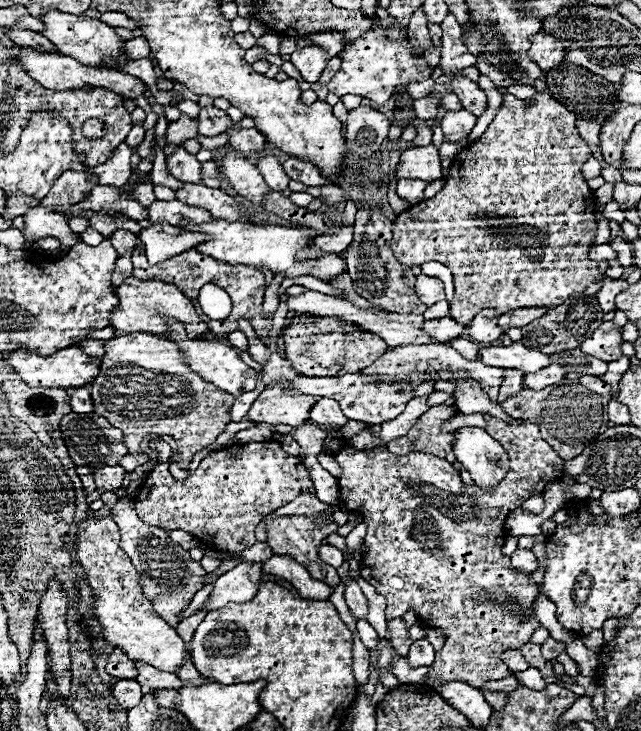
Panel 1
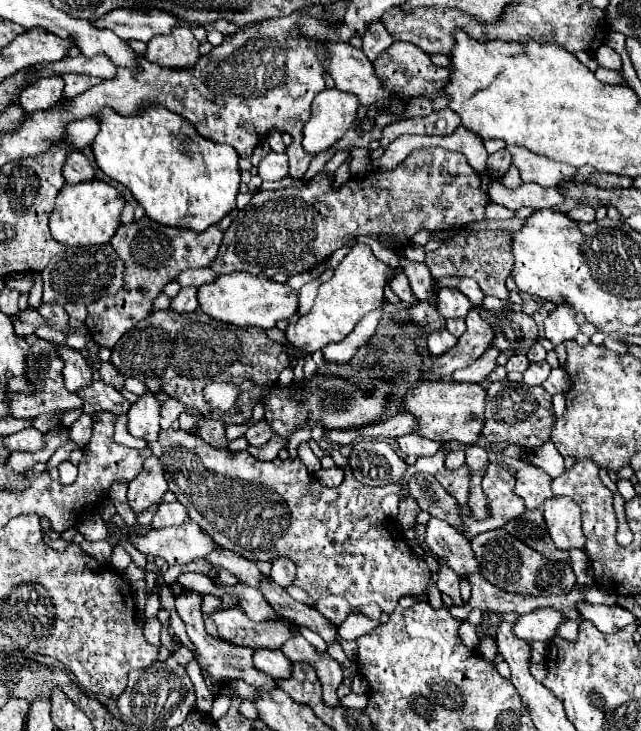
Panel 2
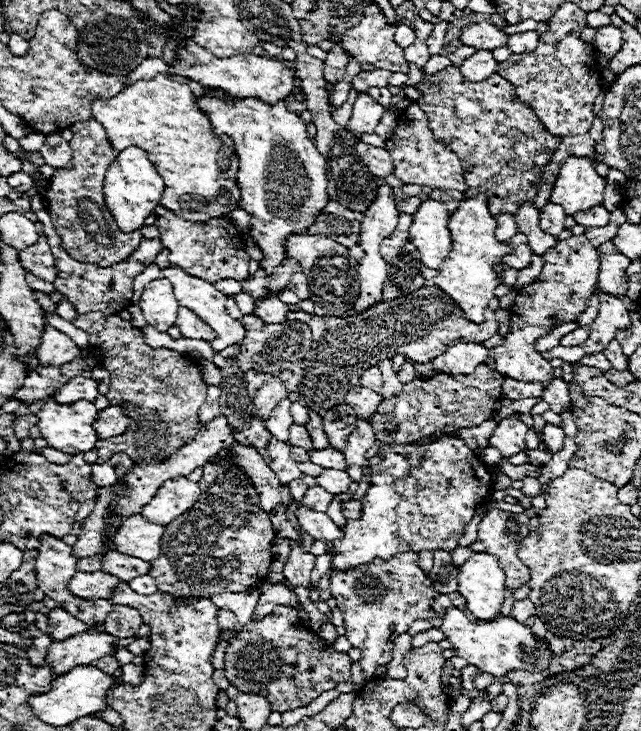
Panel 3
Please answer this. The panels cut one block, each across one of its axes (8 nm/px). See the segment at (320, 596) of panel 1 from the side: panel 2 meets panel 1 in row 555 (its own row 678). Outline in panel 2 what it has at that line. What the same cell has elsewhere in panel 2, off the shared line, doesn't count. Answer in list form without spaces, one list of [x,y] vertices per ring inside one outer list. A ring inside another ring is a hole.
[[[254,650],[254,666],[274,680],[290,676],[290,660],[280,650]]]

